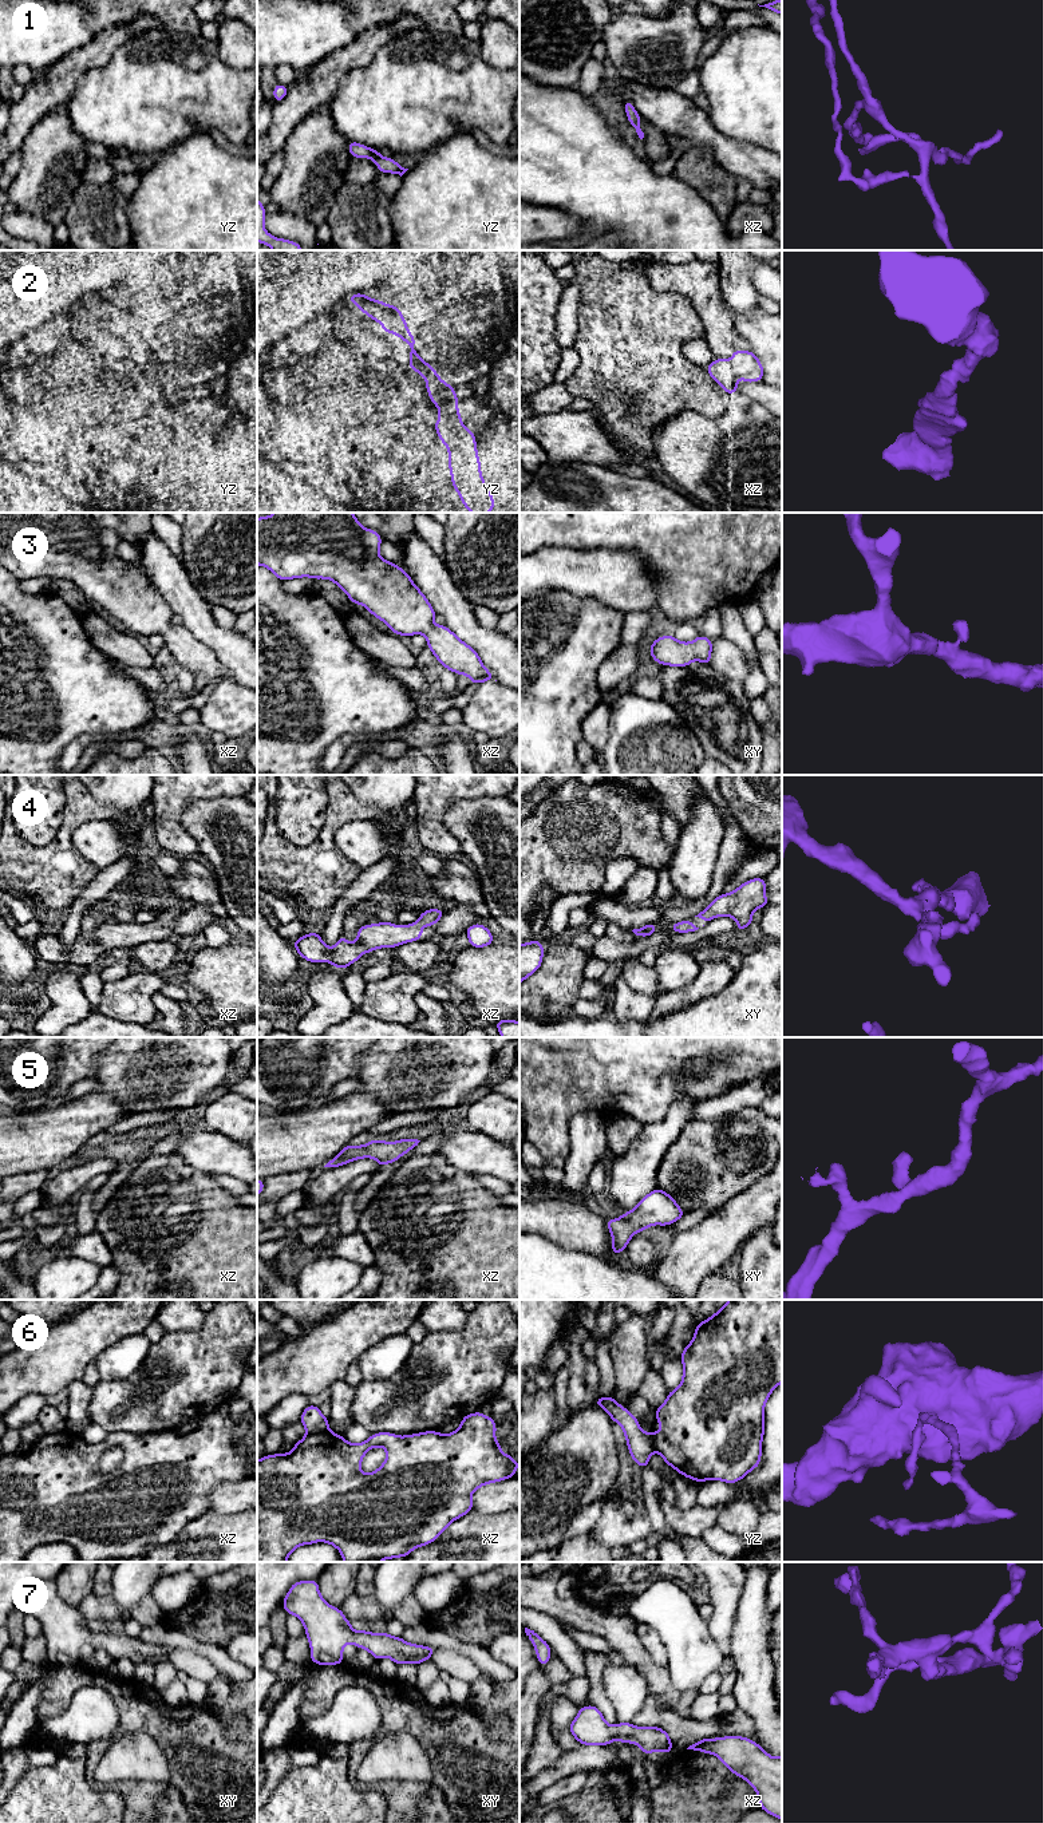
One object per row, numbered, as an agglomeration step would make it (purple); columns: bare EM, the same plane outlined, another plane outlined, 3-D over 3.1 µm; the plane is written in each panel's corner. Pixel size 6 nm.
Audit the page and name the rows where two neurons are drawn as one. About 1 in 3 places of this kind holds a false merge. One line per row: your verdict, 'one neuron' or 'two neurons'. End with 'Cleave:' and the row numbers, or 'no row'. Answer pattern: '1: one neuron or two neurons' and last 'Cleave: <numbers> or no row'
1: one neuron
2: one neuron
3: one neuron
4: one neuron
5: one neuron
6: two neurons
7: one neuron
Cleave: 6

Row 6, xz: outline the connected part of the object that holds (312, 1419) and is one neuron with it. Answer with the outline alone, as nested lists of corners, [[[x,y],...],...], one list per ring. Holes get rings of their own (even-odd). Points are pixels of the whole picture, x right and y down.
[[[307,1405],[300,1421],[305,1427],[307,1434],[325,1432],[329,1429],[328,1419],[320,1412],[317,1405]]]

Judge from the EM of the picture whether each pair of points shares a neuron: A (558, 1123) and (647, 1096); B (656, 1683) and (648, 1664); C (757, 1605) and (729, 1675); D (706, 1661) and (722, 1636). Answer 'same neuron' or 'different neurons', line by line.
A: same neuron
B: same neuron
C: different neurons
D: different neurons

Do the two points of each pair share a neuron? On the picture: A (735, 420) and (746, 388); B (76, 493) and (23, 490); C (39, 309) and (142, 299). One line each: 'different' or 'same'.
A: different
B: different
C: different

